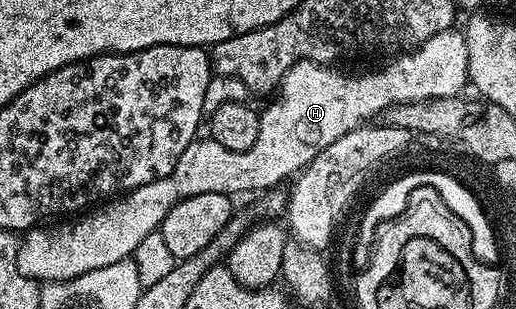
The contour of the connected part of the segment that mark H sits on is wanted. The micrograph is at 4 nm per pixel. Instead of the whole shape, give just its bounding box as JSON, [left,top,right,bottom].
[17,28,469,284]

